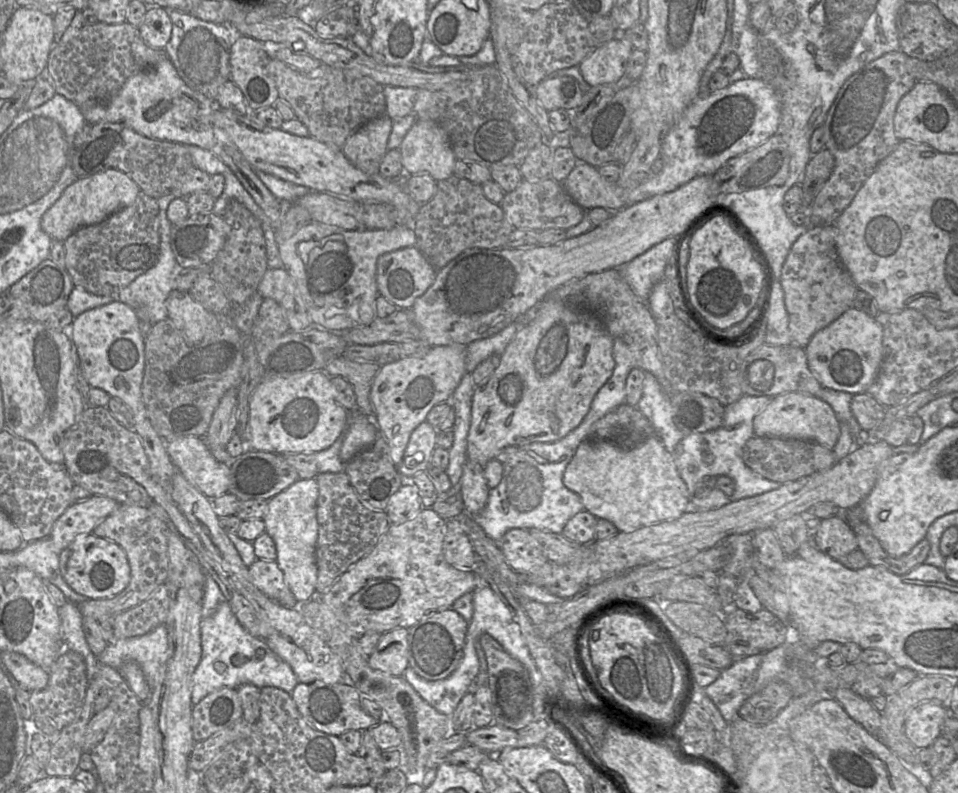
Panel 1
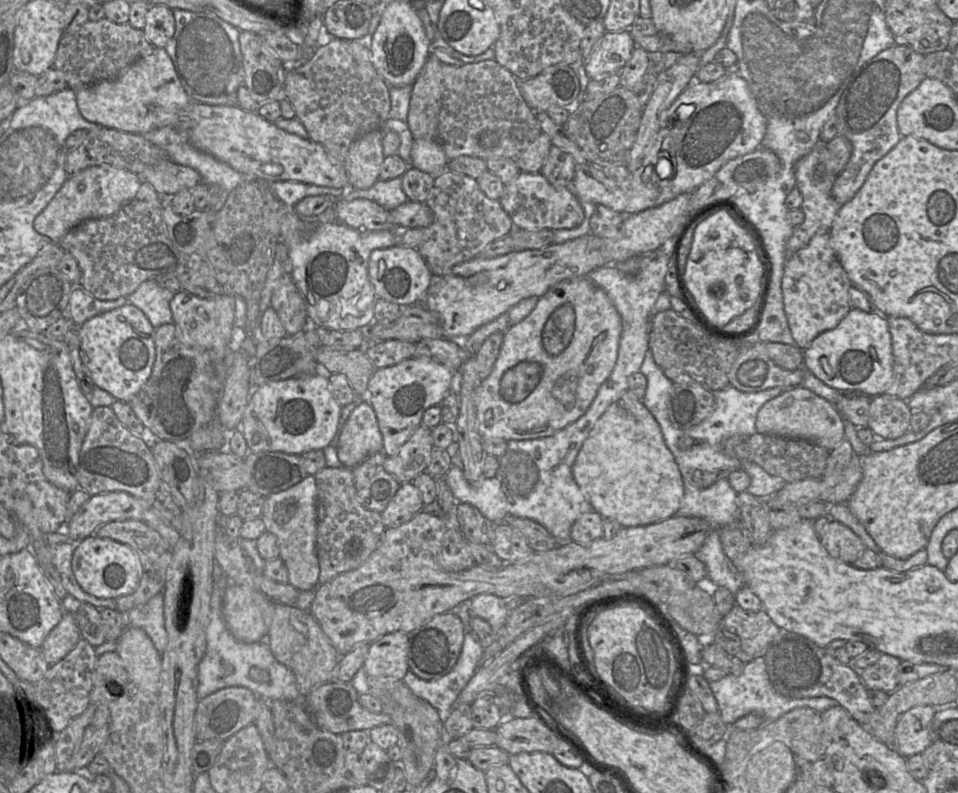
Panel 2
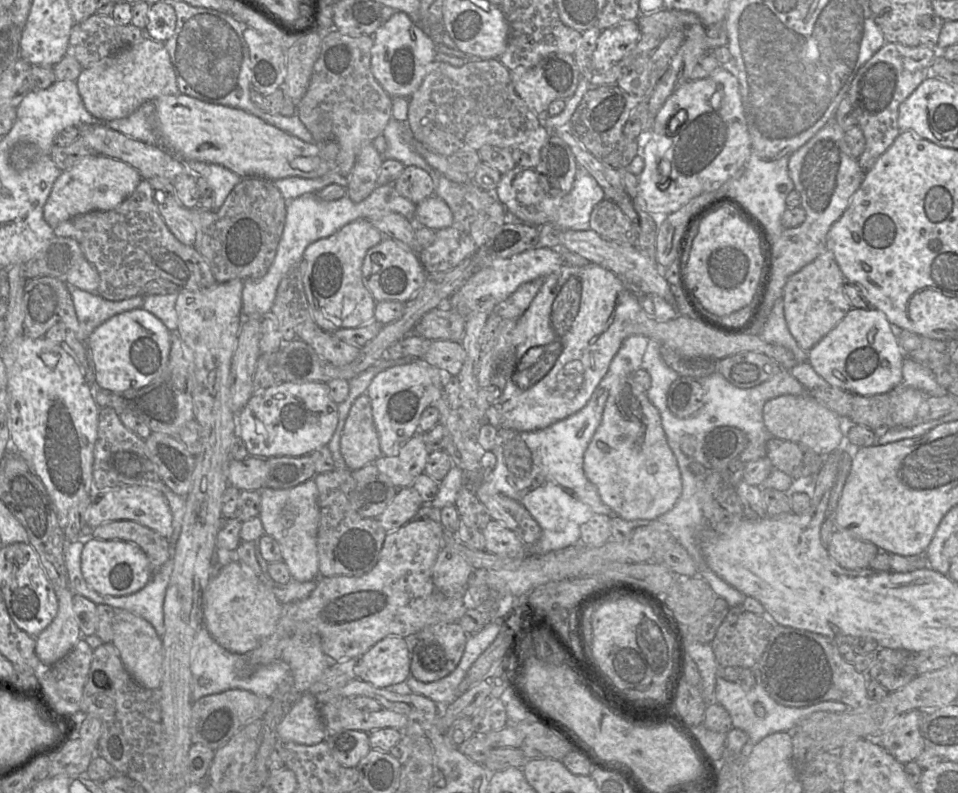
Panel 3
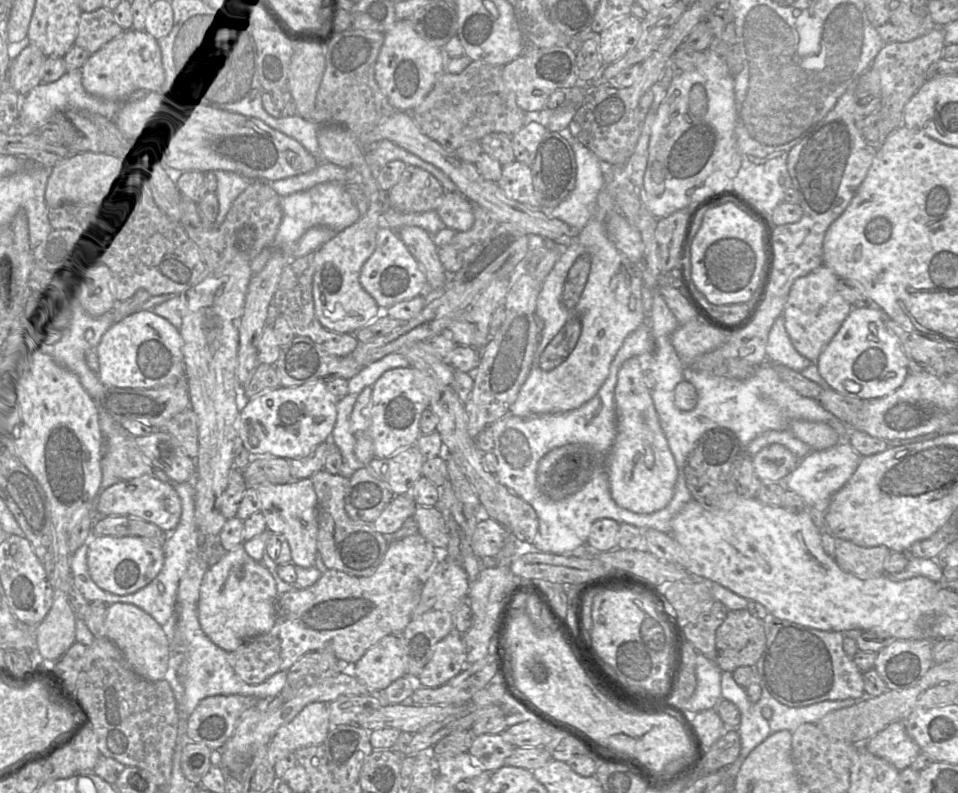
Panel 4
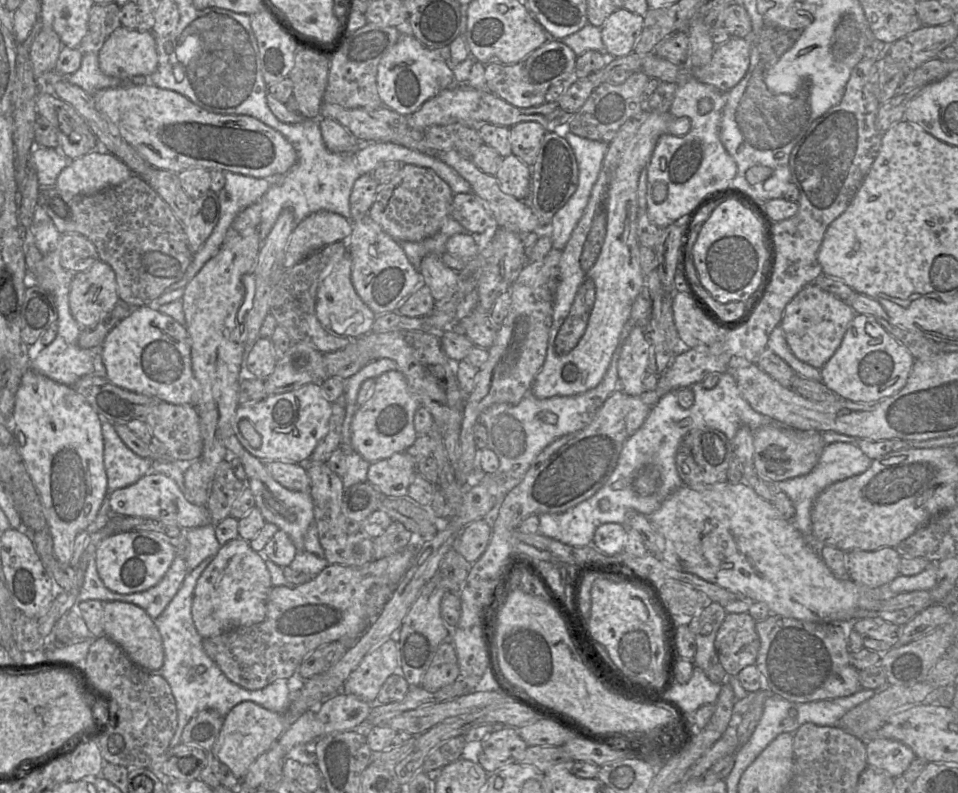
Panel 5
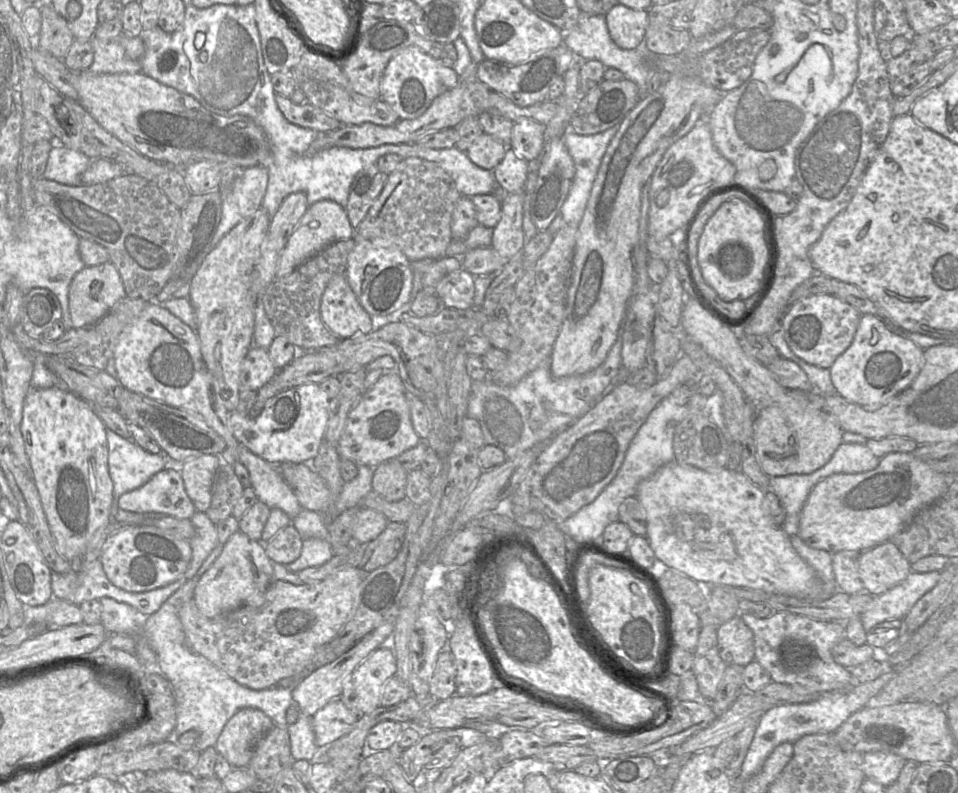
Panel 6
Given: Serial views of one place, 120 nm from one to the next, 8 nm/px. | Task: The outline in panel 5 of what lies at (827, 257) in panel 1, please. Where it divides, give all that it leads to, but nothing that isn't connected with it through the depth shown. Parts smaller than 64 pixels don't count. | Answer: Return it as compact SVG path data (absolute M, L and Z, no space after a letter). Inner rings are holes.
M811 283L786 305L780 326L792 353L799 360L821 369L841 345L855 314L847 302Z

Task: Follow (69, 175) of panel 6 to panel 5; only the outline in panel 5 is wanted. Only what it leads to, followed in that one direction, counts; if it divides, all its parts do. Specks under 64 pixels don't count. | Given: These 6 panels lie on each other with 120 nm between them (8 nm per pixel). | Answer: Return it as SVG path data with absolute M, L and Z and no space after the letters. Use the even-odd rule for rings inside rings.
M35 146L30 156L30 168L36 171L42 187L55 186L58 175L72 160L62 154L58 147Z

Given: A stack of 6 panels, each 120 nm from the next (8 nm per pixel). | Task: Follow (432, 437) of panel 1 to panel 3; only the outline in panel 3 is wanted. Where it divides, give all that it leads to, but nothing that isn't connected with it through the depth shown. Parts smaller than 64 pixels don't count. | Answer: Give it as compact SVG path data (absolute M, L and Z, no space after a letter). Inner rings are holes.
M418 431L401 445L396 455L382 455L374 461L378 470L386 475L396 488L412 486L417 476L424 473L429 455L423 439L424 433Z

